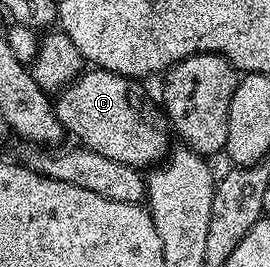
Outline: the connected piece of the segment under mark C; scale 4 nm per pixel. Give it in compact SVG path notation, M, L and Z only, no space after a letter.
M94 67L86 70L72 84L61 89L56 97L55 111L59 122L70 137L78 136L81 139L78 141L95 154L103 154L103 158L115 158L115 162L123 162L138 170L148 169L168 157L171 151L171 125L162 105L158 101L156 104L145 93L141 84L144 83L138 82L132 76L120 76L118 72L109 72L106 68Z

